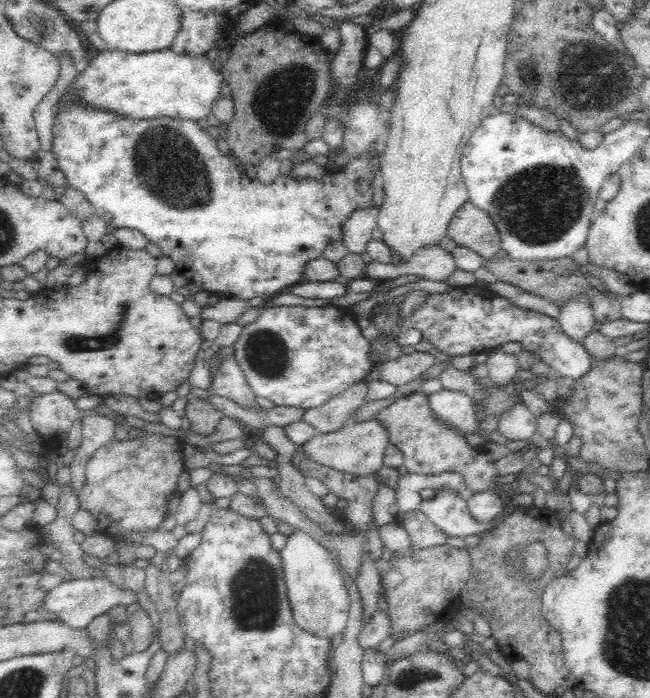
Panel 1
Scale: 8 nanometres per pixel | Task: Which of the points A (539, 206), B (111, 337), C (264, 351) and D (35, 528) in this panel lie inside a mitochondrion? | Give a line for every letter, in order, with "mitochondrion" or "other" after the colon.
A: mitochondrion
B: mitochondrion
C: mitochondrion
D: other

